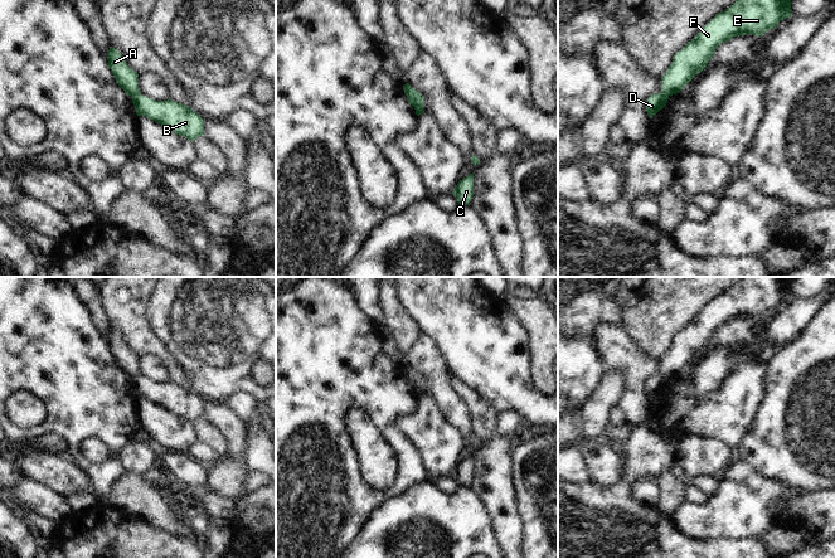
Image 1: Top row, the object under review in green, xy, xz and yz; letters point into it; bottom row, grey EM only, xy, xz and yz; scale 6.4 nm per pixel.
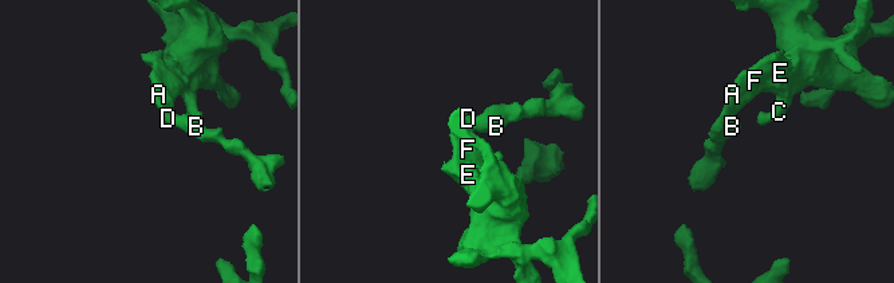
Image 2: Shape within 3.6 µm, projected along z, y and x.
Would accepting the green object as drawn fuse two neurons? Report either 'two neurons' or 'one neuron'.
two neurons

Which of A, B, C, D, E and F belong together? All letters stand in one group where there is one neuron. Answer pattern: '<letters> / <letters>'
A C E F / B D

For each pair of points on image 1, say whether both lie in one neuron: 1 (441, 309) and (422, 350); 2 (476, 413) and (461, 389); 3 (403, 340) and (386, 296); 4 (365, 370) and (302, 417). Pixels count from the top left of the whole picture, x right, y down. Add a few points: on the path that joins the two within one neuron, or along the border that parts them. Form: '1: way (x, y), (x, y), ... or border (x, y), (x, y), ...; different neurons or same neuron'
1: border (420, 331), (433, 343), (443, 361); different neurons
2: way (476, 407), (467, 395); same neuron
3: way (402, 329), (396, 322), (391, 307); same neuron
4: way (350, 377), (345, 377), (318, 402); same neuron

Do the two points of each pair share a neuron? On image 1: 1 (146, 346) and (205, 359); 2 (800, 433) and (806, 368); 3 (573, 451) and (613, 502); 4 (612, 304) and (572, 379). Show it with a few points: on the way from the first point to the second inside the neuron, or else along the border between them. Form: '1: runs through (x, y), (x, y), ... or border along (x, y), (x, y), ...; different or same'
1: border along (147, 325), (171, 361), (183, 373); different
2: runs through (806, 417), (806, 384); same
3: border along (590, 480), (571, 482); different
4: runs through (593, 320), (572, 341), (572, 360); same

